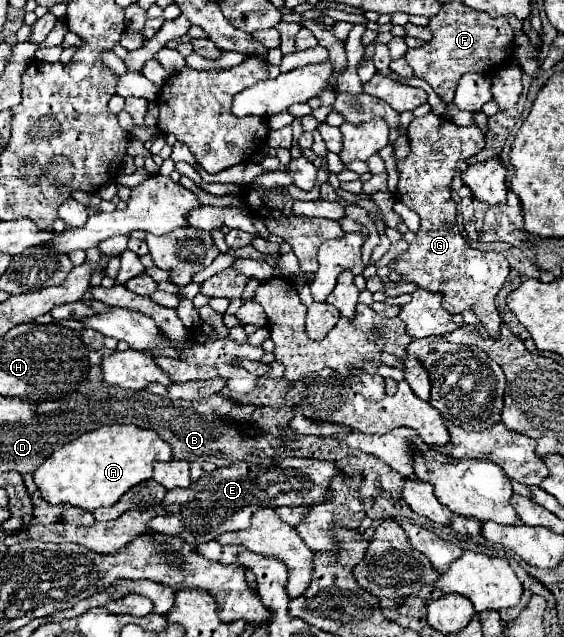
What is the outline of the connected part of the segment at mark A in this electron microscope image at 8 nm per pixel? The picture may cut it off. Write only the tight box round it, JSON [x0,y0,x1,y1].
[33,425,171,511]

